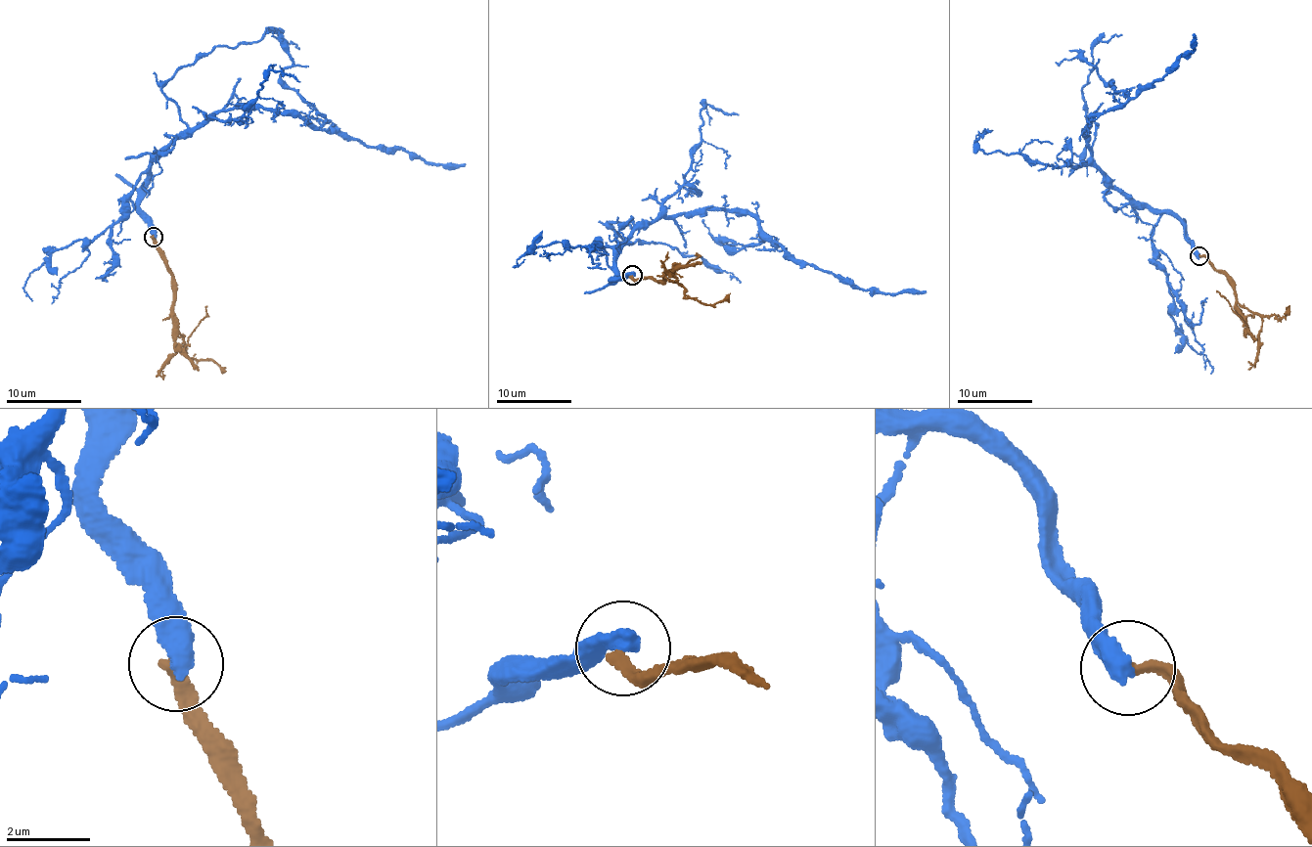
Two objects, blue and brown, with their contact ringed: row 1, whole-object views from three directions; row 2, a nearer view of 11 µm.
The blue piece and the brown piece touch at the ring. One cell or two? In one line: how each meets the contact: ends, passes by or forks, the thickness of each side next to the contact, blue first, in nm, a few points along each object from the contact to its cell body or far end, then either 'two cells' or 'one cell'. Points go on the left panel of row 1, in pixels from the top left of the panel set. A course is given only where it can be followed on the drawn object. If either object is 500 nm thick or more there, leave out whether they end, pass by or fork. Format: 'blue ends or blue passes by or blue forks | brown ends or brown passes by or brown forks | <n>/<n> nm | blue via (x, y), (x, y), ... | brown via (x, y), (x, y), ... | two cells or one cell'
500/240 nm | blue via (153, 237), (140, 195), (157, 156), (209, 114), (298, 113), (367, 145), (466, 163) | brown via (153, 237), (171, 278), (171, 317), (189, 357), (210, 359), (226, 371) | two cells

